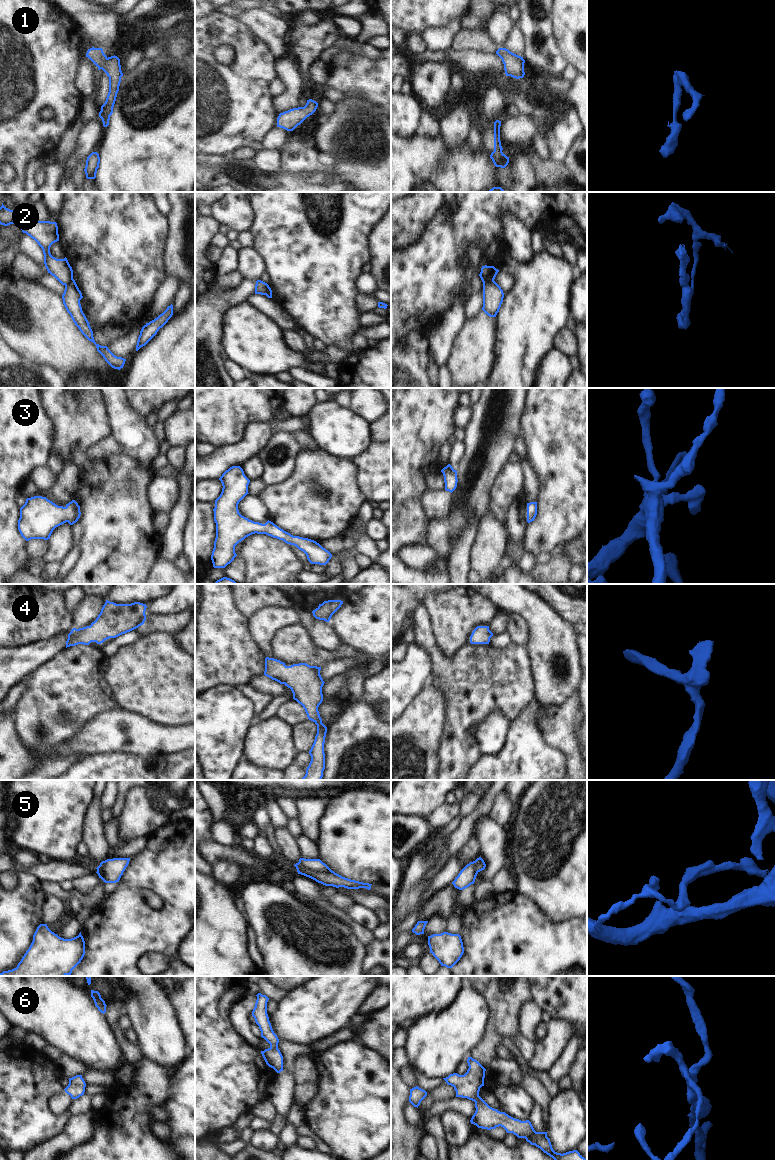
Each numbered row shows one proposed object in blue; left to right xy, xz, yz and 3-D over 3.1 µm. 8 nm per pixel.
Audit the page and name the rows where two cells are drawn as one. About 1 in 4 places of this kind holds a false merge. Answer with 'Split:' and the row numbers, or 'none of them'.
Split: 2, 5

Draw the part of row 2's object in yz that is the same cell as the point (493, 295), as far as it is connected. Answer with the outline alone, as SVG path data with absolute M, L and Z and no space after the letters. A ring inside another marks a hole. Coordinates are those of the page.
M494 280L483 283L482 310L485 314L490 317L496 317L503 302L503 298L503 290Z

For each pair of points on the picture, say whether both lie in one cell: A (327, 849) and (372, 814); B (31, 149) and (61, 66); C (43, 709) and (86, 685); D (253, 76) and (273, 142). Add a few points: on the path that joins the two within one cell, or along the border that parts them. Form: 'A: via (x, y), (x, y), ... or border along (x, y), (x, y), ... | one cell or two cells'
A: via (338, 848), (361, 825) | one cell
B: via (31, 128), (31, 104), (35, 92), (40, 87) | one cell
C: via (54, 704), (75, 685) | one cell
D: border along (276, 126), (266, 135), (263, 147) | two cells

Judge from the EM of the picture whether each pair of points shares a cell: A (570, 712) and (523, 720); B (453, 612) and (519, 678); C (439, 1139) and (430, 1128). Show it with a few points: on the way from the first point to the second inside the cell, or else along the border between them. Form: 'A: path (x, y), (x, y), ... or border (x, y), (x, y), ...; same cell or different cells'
A: border (538, 724), (541, 736), (549, 745); different cells
B: border (469, 642), (451, 657); different cells
C: path (438, 1136), (433, 1131); same cell

